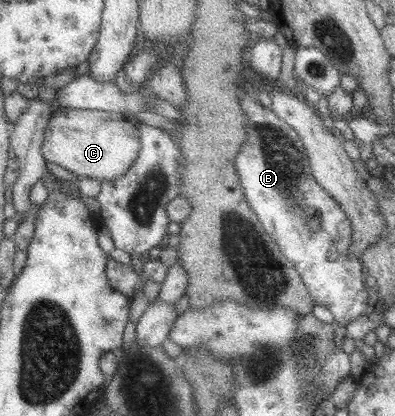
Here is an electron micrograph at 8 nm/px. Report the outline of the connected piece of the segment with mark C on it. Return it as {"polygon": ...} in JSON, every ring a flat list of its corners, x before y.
{"polygon":[[54,108,49,118,41,142,41,155,47,163,53,163,76,177,89,179,115,180,127,172,127,168,135,162,139,154,139,139,134,120,125,117,123,113,99,111,94,109]]}

